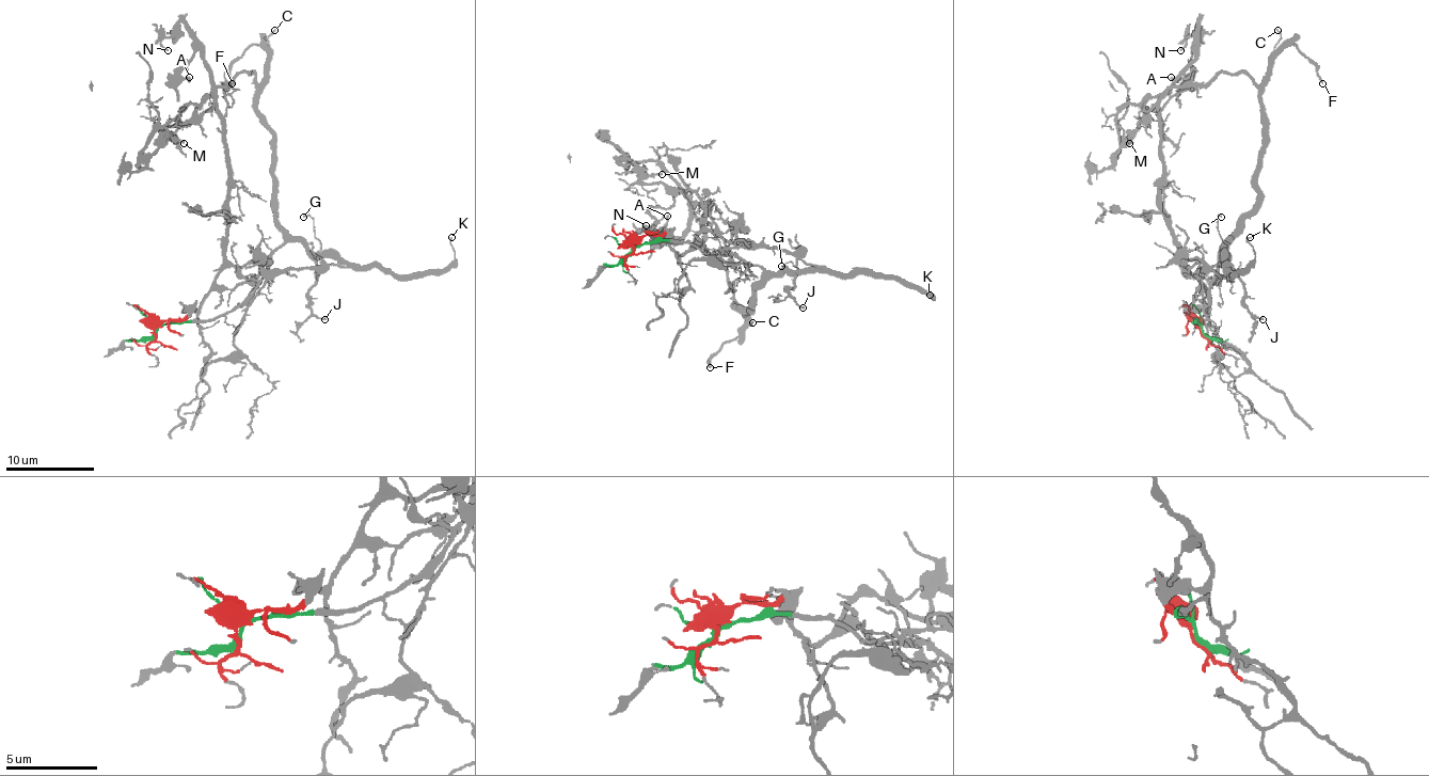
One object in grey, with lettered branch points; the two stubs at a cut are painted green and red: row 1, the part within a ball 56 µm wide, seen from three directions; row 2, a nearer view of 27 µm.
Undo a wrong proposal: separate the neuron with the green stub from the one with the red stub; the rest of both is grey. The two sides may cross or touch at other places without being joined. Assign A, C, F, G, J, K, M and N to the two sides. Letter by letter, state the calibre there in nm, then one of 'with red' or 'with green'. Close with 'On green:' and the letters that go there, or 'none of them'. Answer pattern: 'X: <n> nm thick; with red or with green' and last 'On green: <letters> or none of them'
A: 150 nm thick; with red
C: 110 nm thick; with green
F: 170 nm thick; with green
G: 80 nm thick; with green
J: 130 nm thick; with green
K: 130 nm thick; with green
M: 160 nm thick; with red
N: 130 nm thick; with red
On green: C, F, G, J, K

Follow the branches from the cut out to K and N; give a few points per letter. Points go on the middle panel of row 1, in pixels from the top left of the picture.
K: (633, 247), (678, 240), (711, 253), (734, 253), (744, 262), (779, 273), (898, 275), (929, 295)
N: (633, 247), (664, 233), (684, 253), (705, 207), (695, 205), (680, 240), (653, 240), (640, 231), (647, 224)

